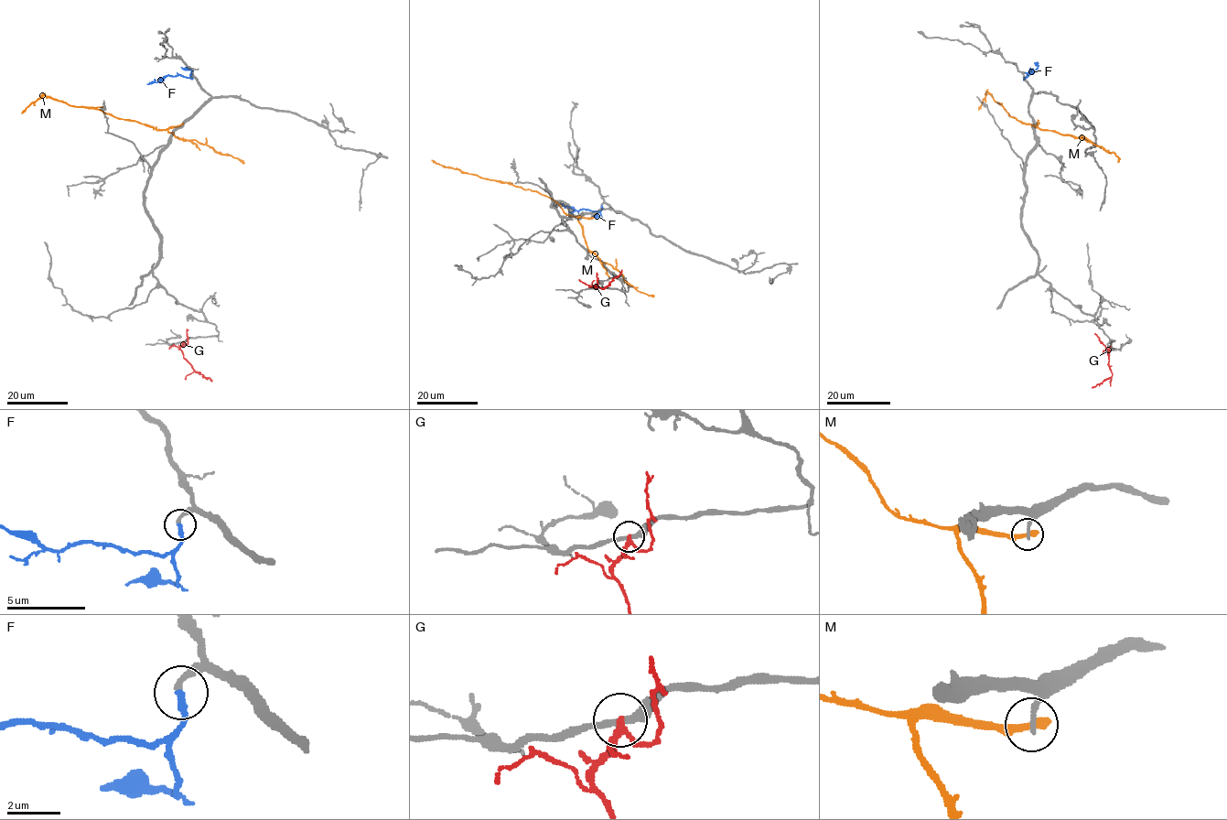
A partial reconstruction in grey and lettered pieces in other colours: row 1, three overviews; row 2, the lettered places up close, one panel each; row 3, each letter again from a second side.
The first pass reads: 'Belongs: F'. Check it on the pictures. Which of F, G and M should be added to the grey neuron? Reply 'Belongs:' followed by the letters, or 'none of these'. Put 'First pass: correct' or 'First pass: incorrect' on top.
First pass: correct
Belongs: F

